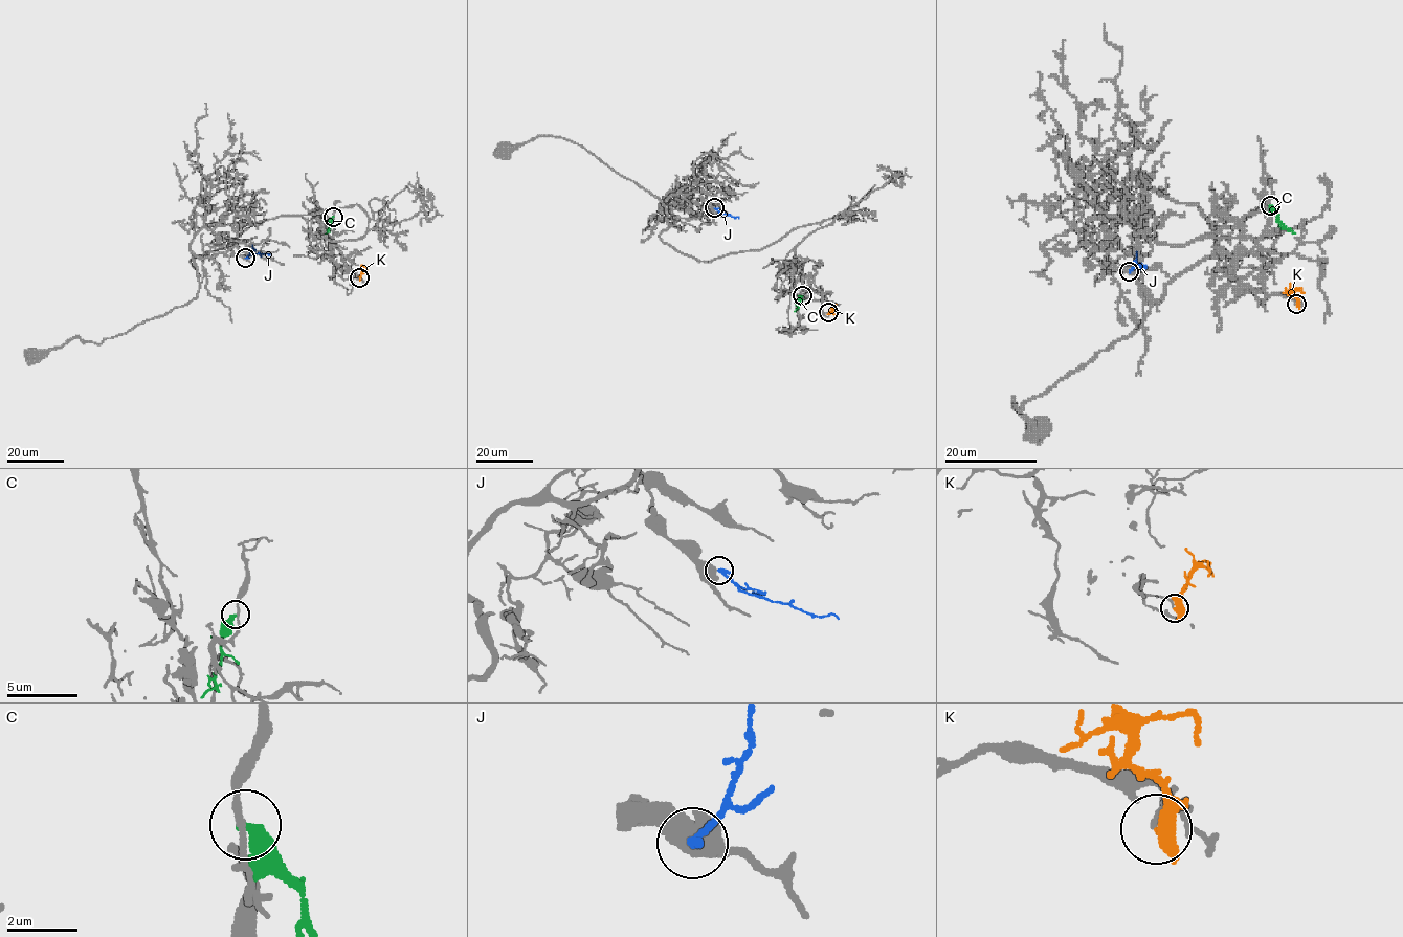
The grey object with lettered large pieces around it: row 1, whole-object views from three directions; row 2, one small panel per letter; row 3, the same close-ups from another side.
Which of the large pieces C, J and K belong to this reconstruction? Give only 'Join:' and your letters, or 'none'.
Join: J

